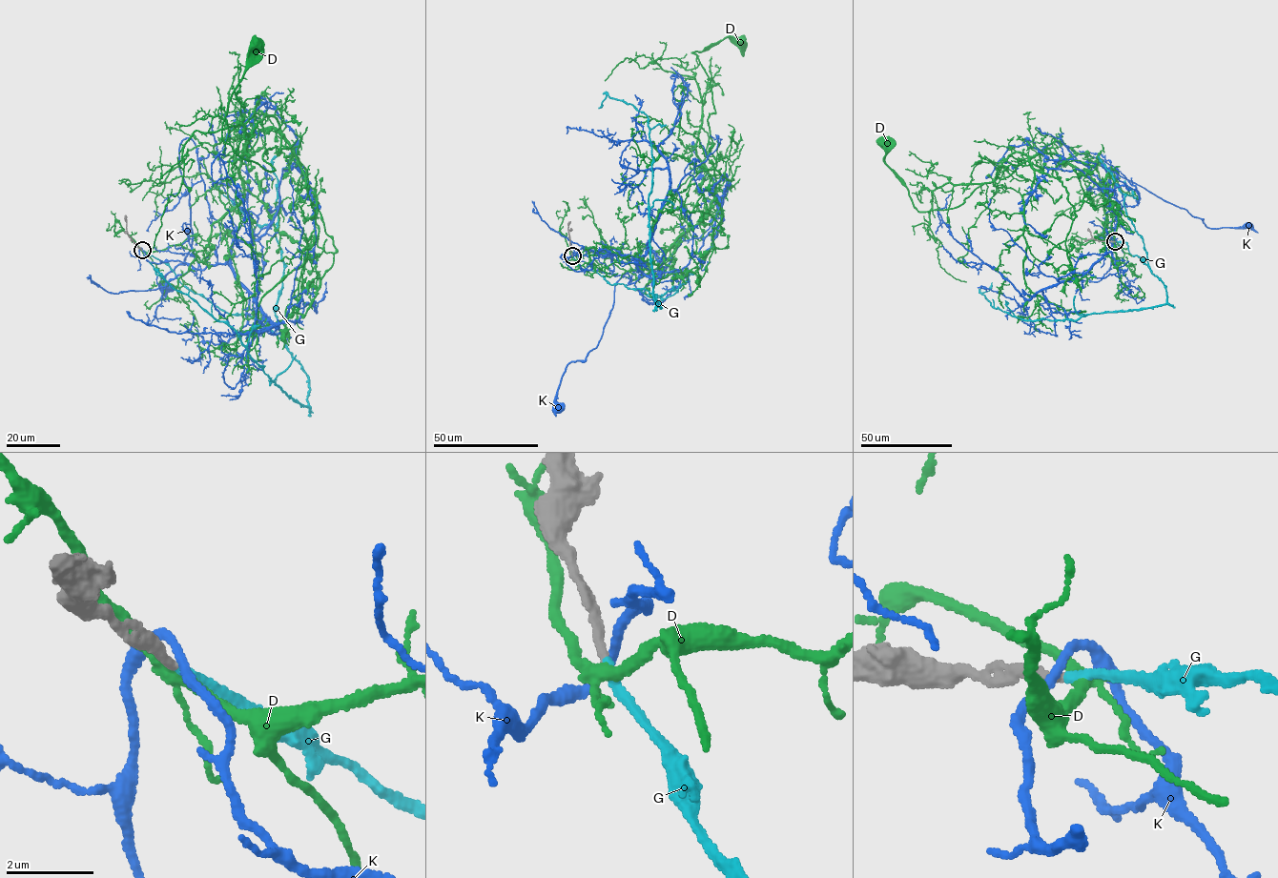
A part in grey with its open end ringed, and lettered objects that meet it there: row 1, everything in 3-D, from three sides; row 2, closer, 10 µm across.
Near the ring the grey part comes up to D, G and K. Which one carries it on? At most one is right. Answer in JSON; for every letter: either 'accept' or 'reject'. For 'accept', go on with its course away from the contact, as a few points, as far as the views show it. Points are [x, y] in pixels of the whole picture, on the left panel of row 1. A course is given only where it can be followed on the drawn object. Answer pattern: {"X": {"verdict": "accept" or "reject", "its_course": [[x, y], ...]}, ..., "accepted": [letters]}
{"D": {"verdict": "reject"}, "G": {"verdict": "accept", "its_course": [[142, 250], [216, 307], [269, 328], [305, 372], [308, 405], [270, 383], [238, 335], [150, 262]]}, "K": {"verdict": "reject"}, "accepted": ["G"]}

